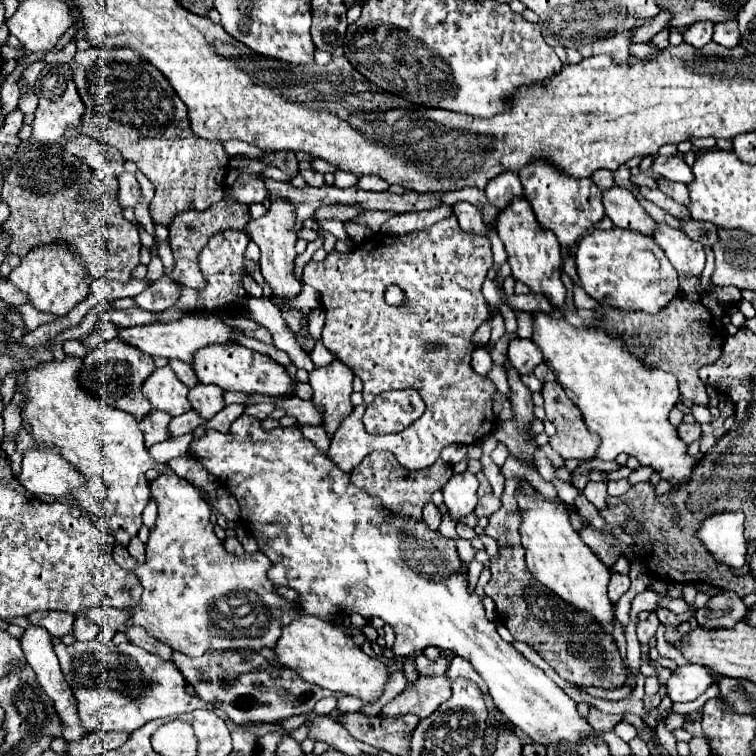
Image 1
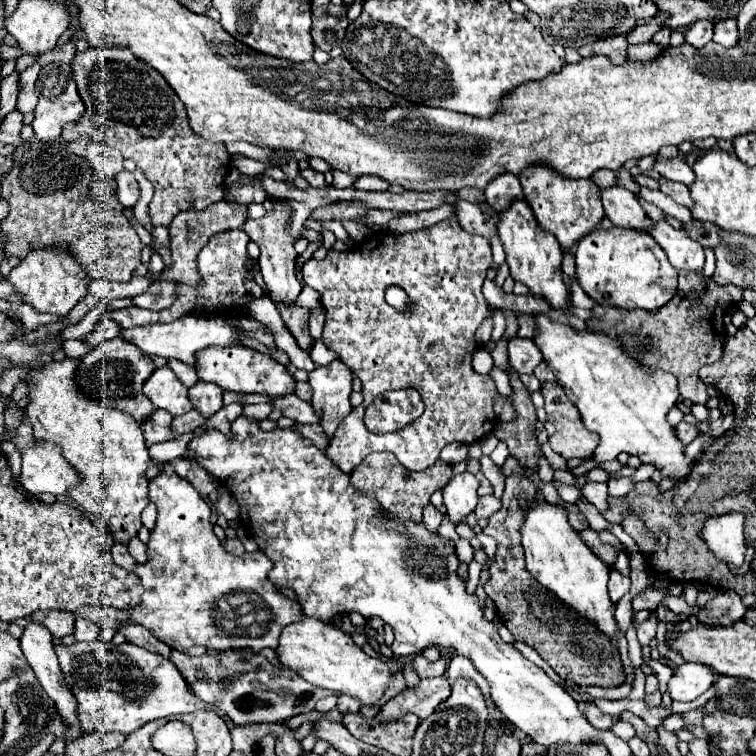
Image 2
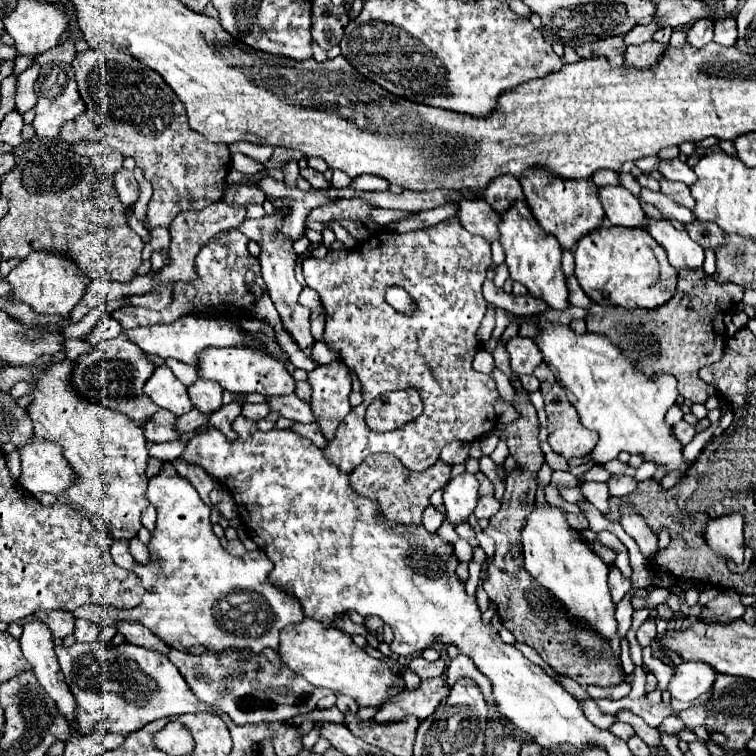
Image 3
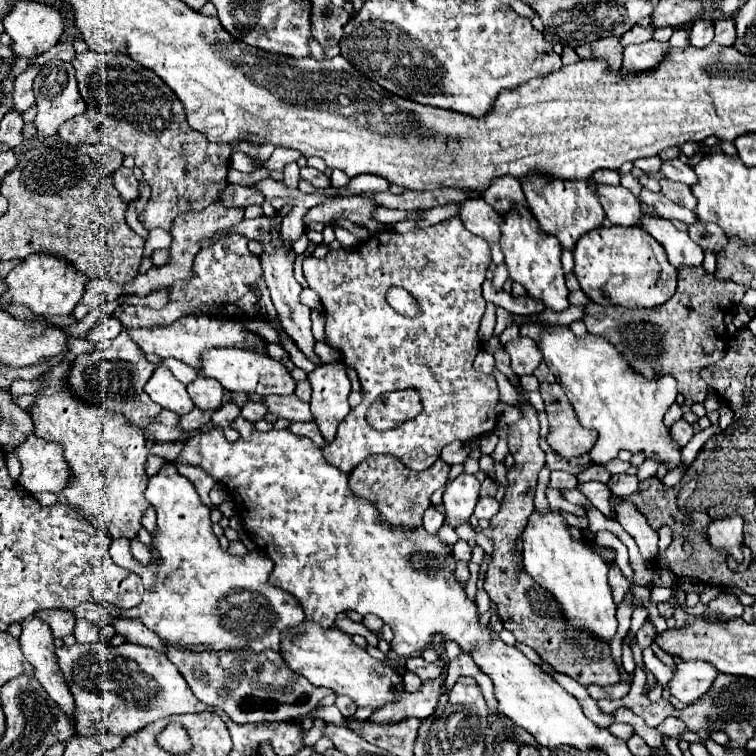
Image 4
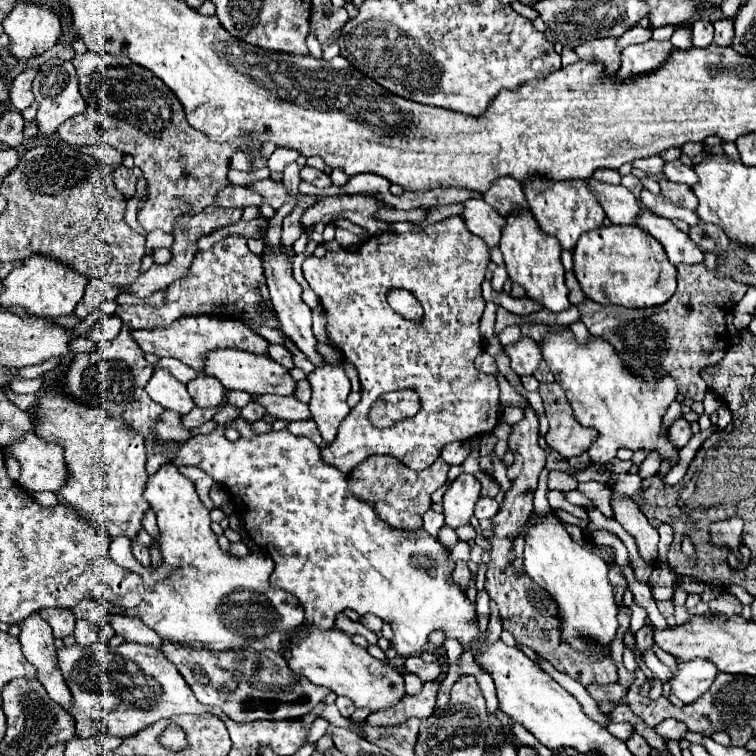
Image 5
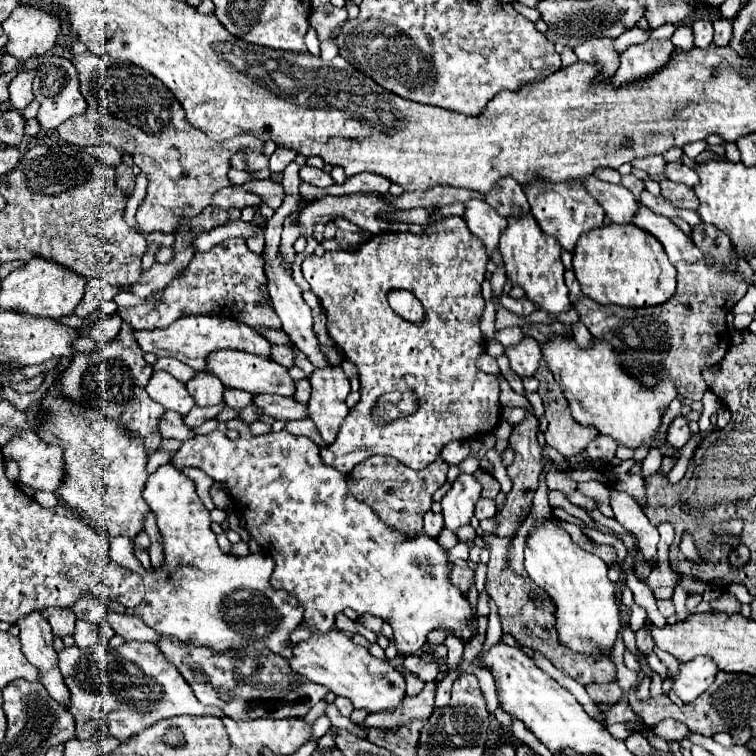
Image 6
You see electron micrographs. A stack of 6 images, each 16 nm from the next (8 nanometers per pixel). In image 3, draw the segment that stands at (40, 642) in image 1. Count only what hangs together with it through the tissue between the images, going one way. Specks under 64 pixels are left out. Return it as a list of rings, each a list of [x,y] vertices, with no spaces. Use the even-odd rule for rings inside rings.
[[[28,618],[22,628],[24,628],[24,632],[20,636],[20,644],[22,644],[24,658],[32,664],[38,682],[48,692],[48,696],[56,702],[60,712],[70,716],[68,720],[74,726],[72,736],[76,736],[78,734],[76,720],[74,720],[76,702],[74,702],[74,696],[72,696],[72,692],[60,672],[60,666],[58,666],[58,660],[54,654],[52,632],[44,622],[40,622],[36,618]]]

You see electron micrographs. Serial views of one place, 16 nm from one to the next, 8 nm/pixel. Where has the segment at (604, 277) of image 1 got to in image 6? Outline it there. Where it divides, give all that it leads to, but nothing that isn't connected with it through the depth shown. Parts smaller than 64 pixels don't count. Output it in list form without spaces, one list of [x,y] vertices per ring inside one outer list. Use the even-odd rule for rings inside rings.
[[[604,224],[586,232],[574,250],[572,268],[580,282],[582,294],[600,304],[618,304],[626,308],[658,306],[664,304],[664,300],[668,300],[676,290],[676,268],[670,264],[664,248],[660,248],[660,242],[650,232],[644,232],[634,224]]]

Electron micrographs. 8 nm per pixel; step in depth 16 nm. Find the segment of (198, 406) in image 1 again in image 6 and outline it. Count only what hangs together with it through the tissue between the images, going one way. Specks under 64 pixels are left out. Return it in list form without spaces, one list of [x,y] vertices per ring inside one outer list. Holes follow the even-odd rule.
[[[196,372],[194,378],[188,380],[186,388],[194,396],[198,406],[212,406],[222,402],[224,384],[220,384],[220,380],[212,376],[212,372]]]

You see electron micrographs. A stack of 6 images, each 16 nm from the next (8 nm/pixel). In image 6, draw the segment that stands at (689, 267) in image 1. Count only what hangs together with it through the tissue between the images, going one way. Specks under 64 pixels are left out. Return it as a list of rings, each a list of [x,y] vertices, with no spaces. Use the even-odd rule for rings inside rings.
[[[638,204],[638,210],[636,210],[632,222],[636,226],[640,226],[642,230],[654,234],[660,240],[660,244],[664,246],[672,264],[676,264],[676,262],[698,262],[702,258],[700,250],[684,236],[684,232],[670,218],[652,212],[644,204]]]

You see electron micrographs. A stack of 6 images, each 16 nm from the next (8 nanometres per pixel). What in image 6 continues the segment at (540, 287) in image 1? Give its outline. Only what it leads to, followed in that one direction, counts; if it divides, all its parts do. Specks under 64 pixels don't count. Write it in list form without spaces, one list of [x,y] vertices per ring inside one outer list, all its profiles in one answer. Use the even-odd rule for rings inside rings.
[[[522,216],[520,220],[510,218],[508,226],[500,238],[500,252],[506,270],[506,278],[526,292],[526,298],[540,310],[560,316],[572,308],[568,298],[568,288],[564,284],[564,264],[560,260],[560,244],[552,236],[544,234],[536,224],[534,216]]]

